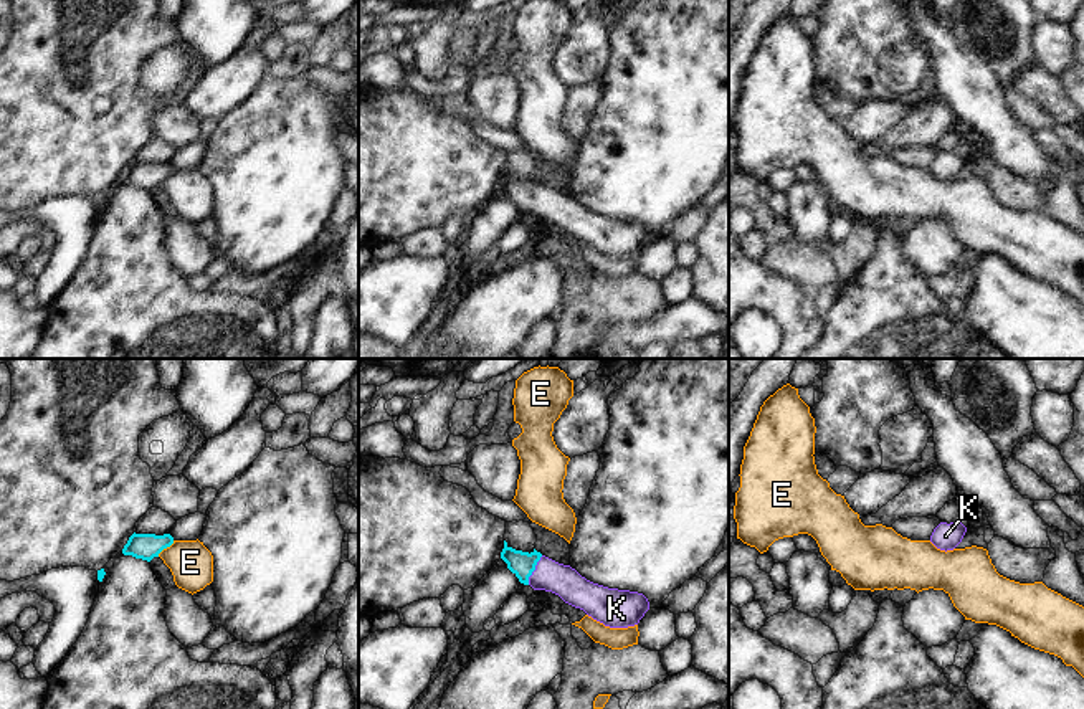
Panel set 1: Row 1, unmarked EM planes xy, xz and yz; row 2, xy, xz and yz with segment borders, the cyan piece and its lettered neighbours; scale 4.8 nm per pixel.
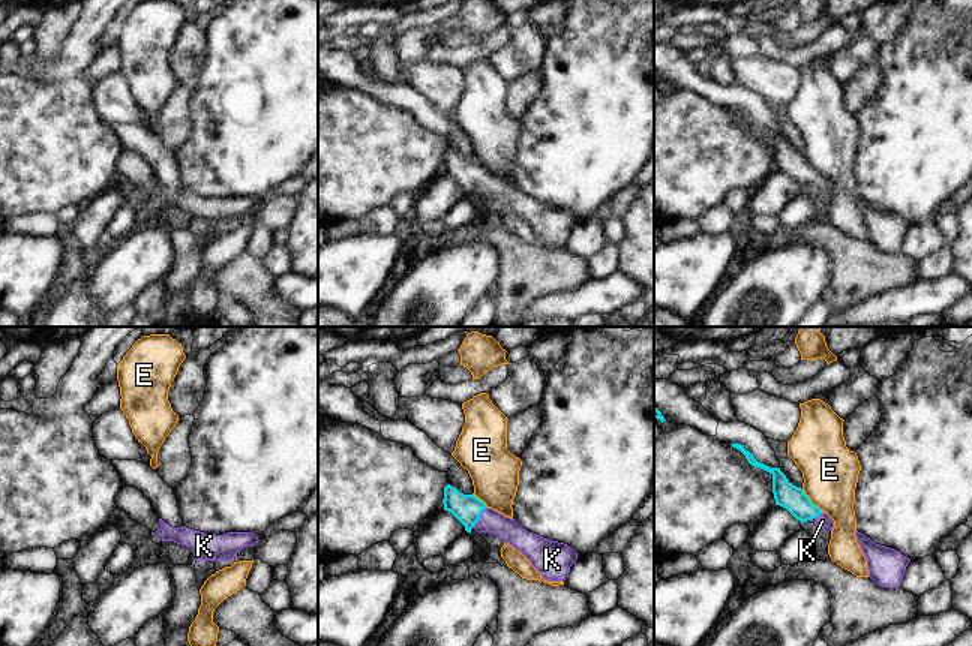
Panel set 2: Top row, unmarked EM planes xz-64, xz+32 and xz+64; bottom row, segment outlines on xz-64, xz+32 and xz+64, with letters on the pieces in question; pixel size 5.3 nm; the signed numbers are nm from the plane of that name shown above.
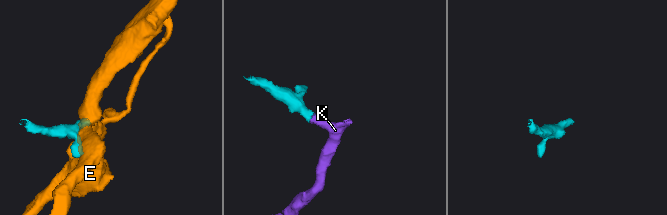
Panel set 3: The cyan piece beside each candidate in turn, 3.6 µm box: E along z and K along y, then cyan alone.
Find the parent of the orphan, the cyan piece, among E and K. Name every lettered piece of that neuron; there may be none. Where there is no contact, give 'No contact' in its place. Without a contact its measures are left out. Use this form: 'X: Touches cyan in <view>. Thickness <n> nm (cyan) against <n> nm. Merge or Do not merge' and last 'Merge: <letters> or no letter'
E: Touches cyan in xy. Thickness 130 nm (cyan) against 220 nm. Do not merge
K: Touches cyan in xz. Thickness 120 nm (cyan) against 150 nm. Merge
Merge: K.

